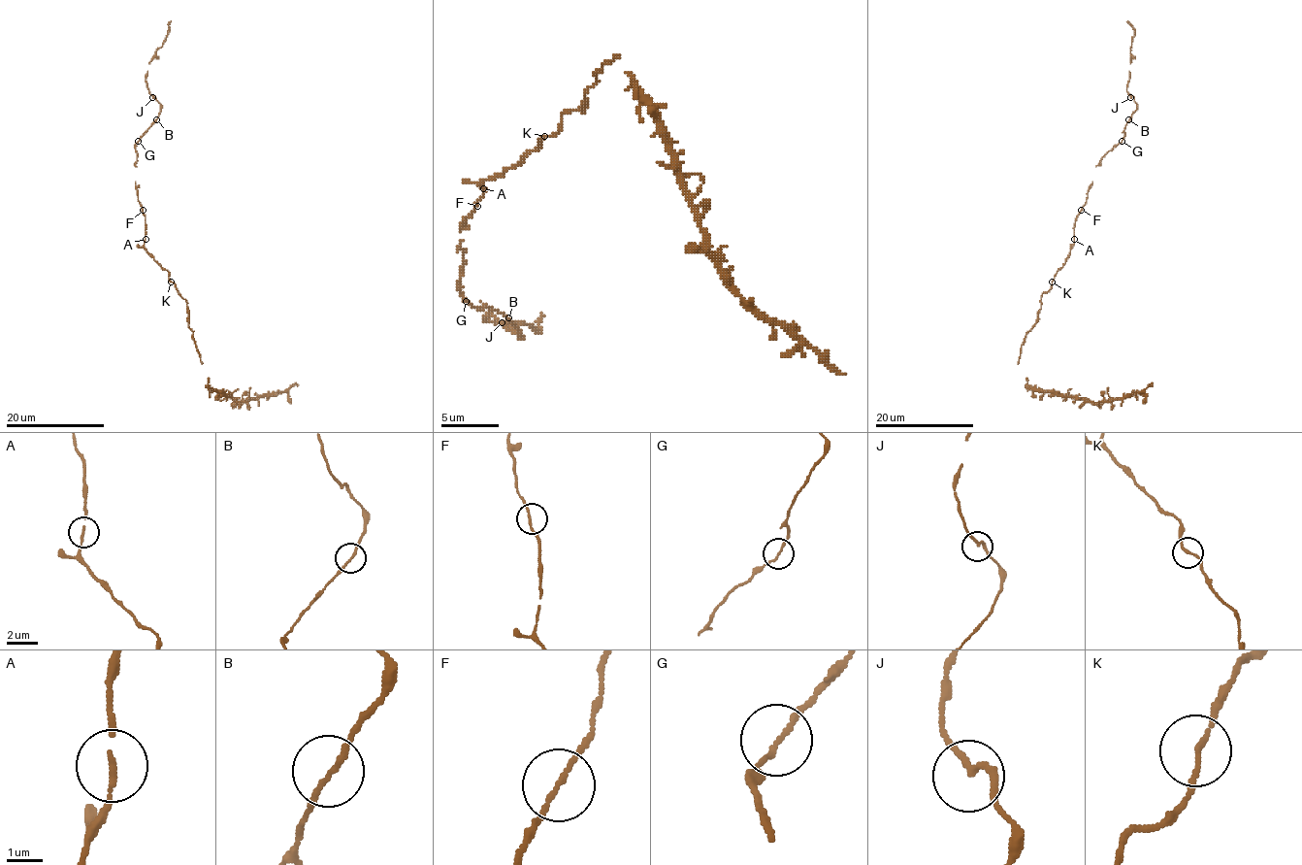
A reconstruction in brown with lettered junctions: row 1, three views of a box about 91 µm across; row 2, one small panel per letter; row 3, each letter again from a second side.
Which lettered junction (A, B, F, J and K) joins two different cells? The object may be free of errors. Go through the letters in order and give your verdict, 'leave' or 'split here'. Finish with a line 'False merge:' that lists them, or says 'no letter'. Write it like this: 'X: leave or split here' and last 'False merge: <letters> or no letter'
A: leave
B: leave
F: leave
J: leave
K: leave
False merge: no letter

